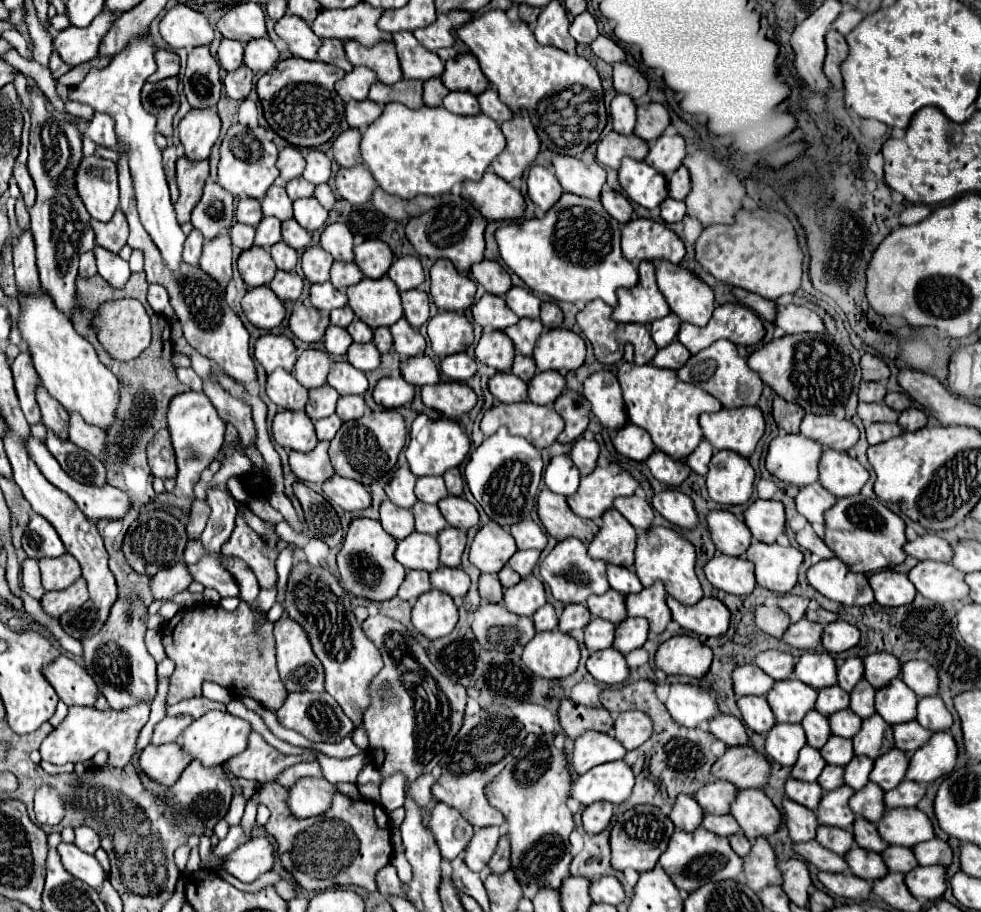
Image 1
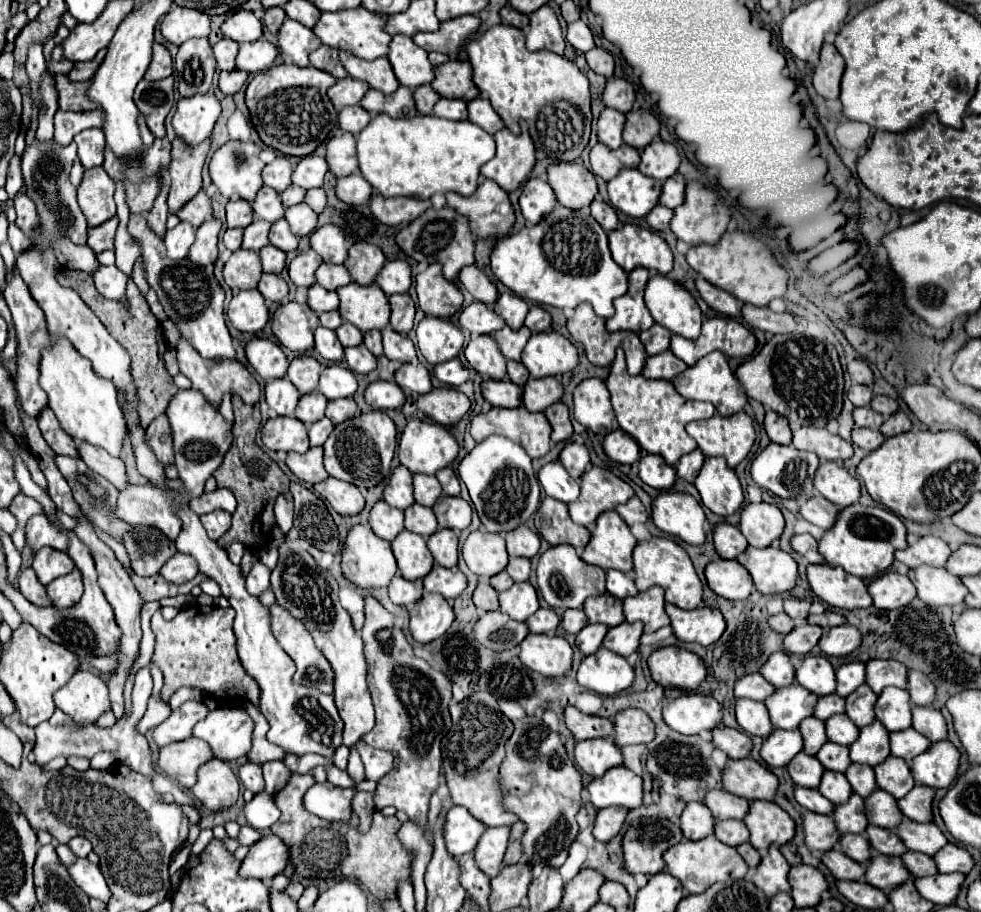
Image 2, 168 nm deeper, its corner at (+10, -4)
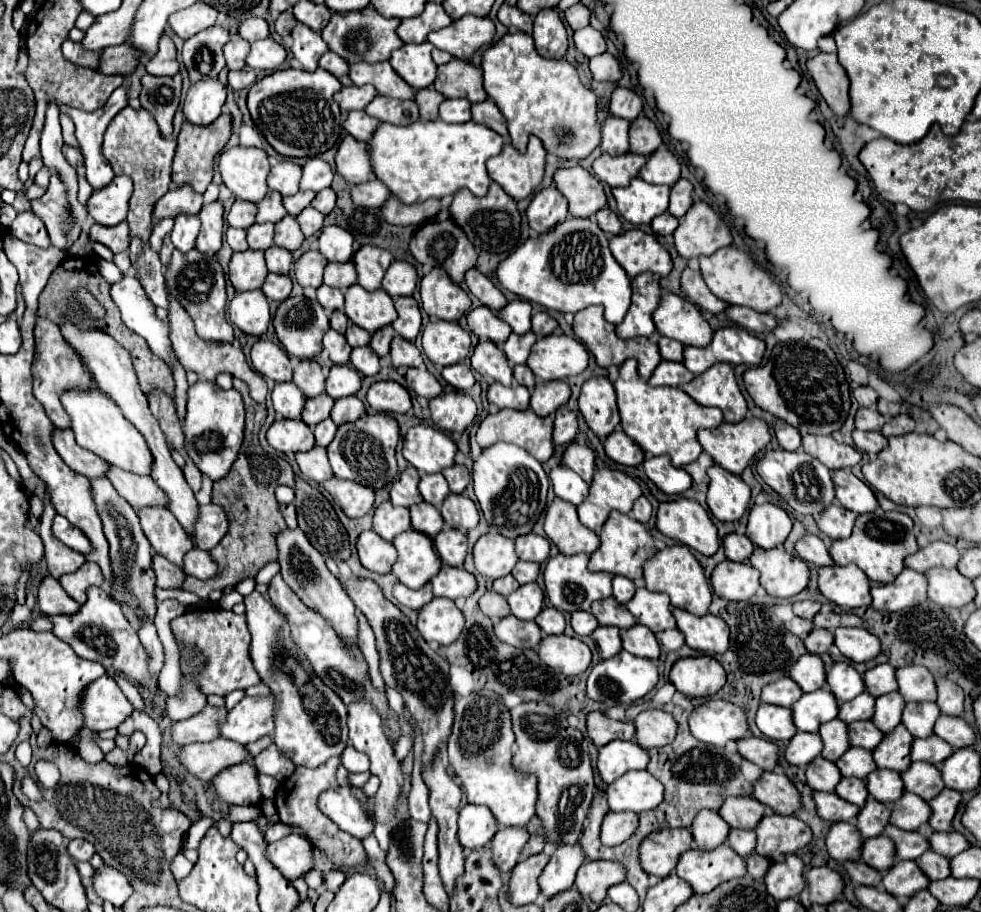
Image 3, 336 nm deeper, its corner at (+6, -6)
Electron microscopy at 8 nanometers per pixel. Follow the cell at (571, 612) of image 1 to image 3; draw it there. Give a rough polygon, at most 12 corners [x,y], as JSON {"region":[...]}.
{"region":[[574,612],[572,628],[588,636],[598,628],[592,612]]}

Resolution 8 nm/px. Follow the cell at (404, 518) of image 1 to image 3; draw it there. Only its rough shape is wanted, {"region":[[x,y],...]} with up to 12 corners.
{"region":[[382,502],[374,532],[392,542],[410,528],[408,508]]}

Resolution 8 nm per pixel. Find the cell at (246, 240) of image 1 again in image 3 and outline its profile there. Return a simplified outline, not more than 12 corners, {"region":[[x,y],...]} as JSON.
{"region":[[228,228],[226,240],[234,252],[248,250],[246,230]]}

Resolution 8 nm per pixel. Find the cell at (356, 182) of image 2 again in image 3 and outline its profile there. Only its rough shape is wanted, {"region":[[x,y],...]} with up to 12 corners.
{"region":[[378,180],[352,186],[356,206],[382,208],[390,190]]}

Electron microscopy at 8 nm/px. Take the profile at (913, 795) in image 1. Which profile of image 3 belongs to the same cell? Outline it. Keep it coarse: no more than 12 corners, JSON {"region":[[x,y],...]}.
{"region":[[944,788],[932,806],[930,826],[950,832],[962,794]]}

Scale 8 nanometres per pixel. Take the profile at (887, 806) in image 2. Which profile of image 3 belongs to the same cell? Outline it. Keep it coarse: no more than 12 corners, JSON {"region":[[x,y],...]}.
{"region":[[916,794],[892,804],[890,824],[918,830],[932,808]]}

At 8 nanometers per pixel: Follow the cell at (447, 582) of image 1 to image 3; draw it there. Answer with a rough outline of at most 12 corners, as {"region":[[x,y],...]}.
{"region":[[442,566],[432,578],[434,596],[468,598],[478,588],[464,568]]}

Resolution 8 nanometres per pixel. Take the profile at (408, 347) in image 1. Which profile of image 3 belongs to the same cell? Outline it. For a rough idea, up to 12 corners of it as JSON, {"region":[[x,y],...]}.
{"region":[[394,336],[392,364],[418,368],[424,364],[414,342]]}

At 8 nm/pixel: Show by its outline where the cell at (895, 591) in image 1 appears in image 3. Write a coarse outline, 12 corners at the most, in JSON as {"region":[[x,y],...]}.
{"region":[[904,568],[870,590],[872,608],[898,612],[926,600],[926,576]]}

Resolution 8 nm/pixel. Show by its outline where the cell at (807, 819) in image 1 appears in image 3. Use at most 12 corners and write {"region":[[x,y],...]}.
{"region":[[848,822],[832,824],[828,854],[838,862],[860,860],[862,836]]}

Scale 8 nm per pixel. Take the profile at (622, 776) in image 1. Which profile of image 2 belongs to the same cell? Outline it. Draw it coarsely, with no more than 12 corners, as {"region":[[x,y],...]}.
{"region":[[624,766],[594,778],[594,808],[642,802],[642,778]]}

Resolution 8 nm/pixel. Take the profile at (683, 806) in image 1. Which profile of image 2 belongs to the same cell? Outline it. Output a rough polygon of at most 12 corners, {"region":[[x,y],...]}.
{"region":[[702,802],[686,804],[678,826],[684,838],[712,834],[714,818]]}

